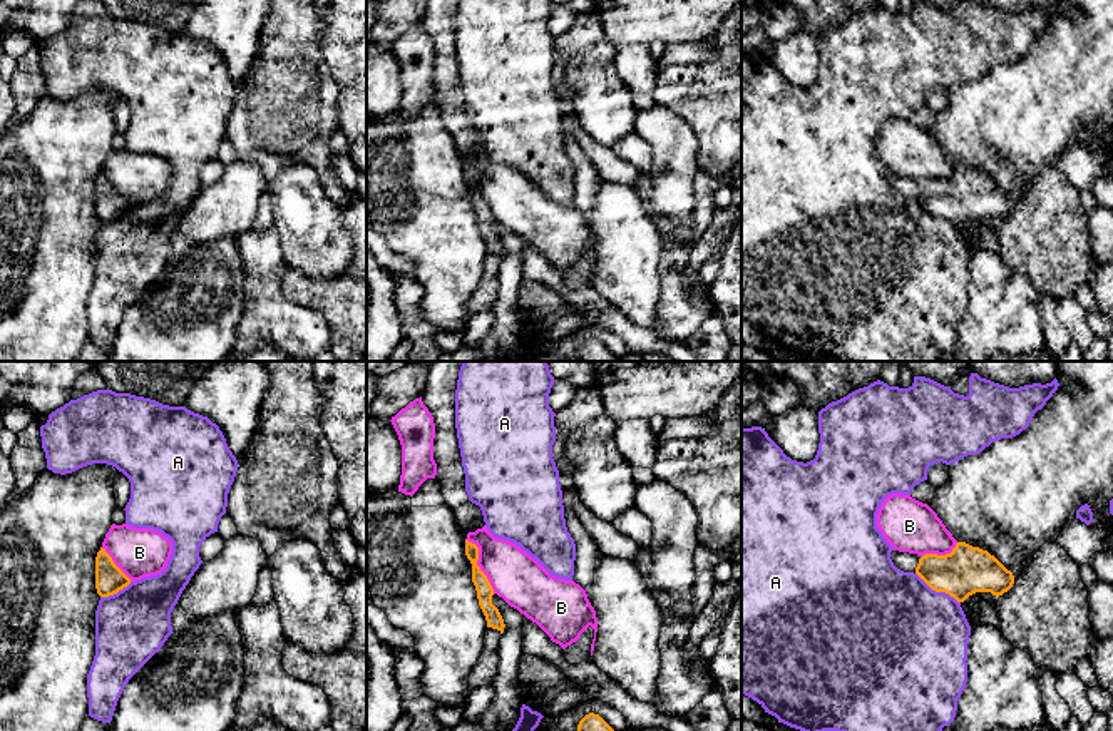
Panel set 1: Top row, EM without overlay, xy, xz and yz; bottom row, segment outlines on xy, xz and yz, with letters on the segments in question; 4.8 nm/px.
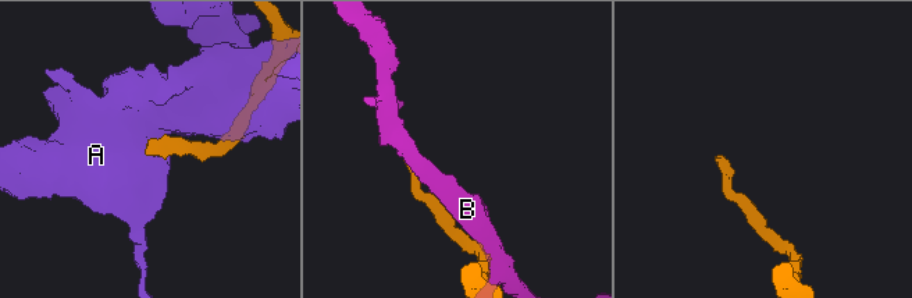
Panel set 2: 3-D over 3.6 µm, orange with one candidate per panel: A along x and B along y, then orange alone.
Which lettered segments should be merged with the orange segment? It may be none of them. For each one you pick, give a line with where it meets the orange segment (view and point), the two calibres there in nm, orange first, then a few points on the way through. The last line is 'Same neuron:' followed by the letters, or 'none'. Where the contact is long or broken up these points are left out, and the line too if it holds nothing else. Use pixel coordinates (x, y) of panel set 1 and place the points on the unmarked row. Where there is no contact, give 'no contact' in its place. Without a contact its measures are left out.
Same neuron: none

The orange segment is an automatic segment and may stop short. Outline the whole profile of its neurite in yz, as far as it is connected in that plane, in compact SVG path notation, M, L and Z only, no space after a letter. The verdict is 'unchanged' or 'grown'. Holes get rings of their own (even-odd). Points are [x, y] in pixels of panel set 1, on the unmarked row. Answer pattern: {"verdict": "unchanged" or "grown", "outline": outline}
{"verdict": "grown", "outline": "M957 167L951 179L909 179L892 176L894 191L917 199L932 216L946 217L964 227L976 217L999 222L1014 209L1014 201L994 181L966 167Z"}

